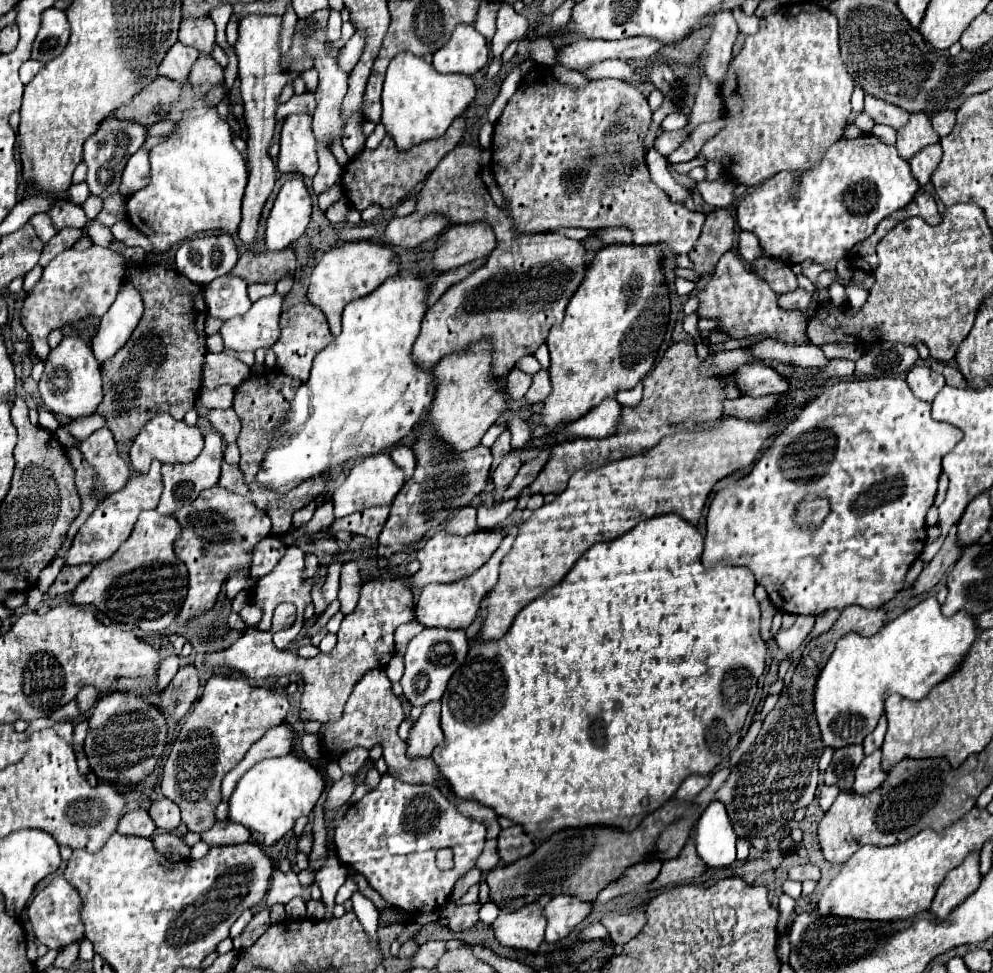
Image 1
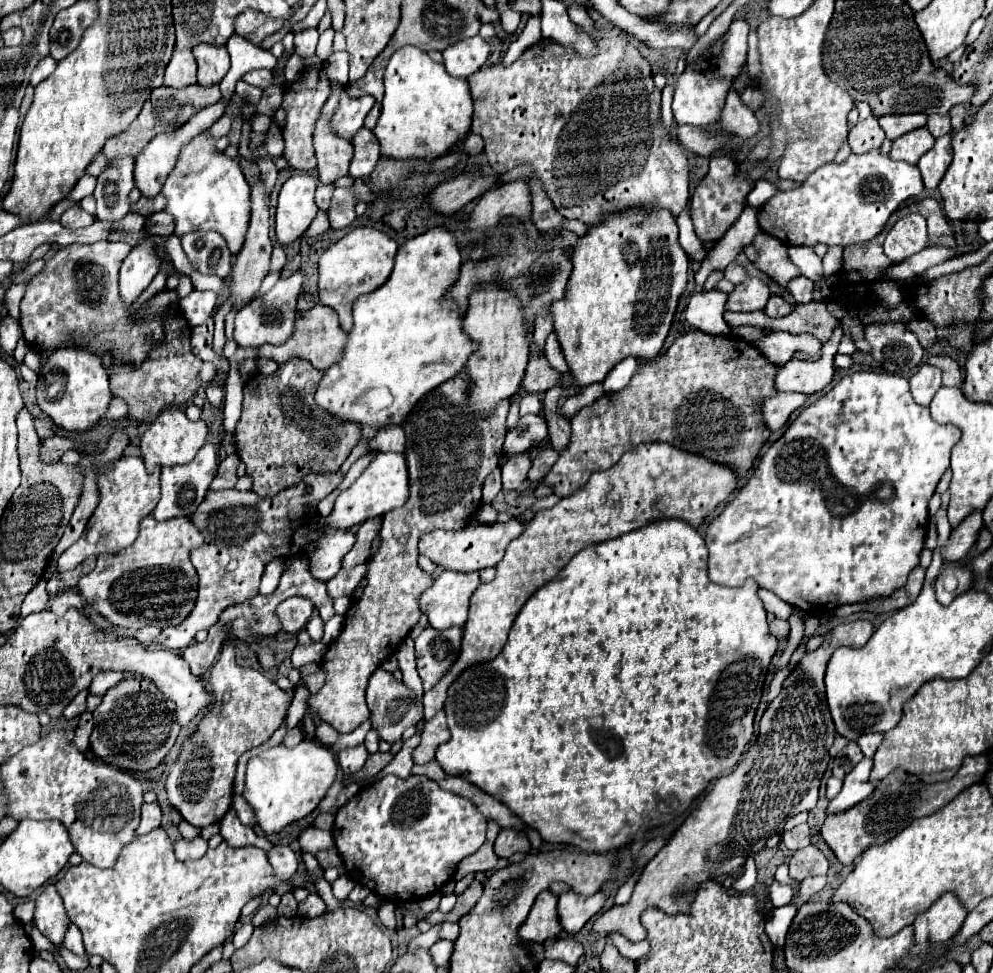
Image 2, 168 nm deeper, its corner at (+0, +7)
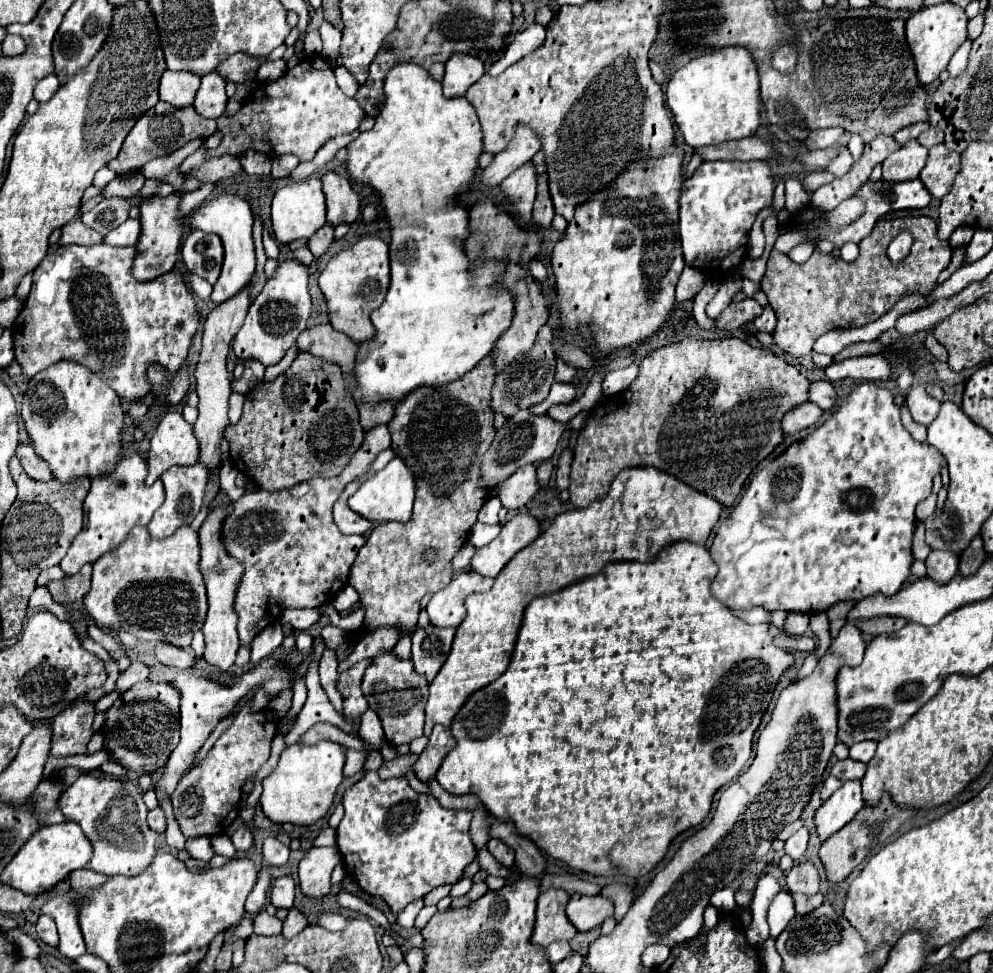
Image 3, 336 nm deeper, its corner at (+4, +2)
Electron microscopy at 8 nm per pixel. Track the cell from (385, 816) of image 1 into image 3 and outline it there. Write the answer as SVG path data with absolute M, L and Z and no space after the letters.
M367 772L345 792L343 806L345 816L337 828L337 846L343 856L345 870L365 892L383 898L391 912L403 910L409 902L423 898L441 884L455 884L461 878L465 866L475 860L477 848L469 832L473 812L443 808L435 796L415 792L405 778L381 780L377 772Z

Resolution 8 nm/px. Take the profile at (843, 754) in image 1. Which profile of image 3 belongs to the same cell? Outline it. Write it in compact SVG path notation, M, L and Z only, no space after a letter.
M845 758L845 760L837 760L831 774L835 778L839 778L841 782L845 780L851 780L851 778L863 778L867 766L863 762L857 762L857 760L851 760L851 758Z

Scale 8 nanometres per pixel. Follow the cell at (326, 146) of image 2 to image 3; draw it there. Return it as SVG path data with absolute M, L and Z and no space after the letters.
M327 172L321 178L323 194L327 200L327 220L337 226L341 222L355 222L359 216L359 196L349 180L337 172Z

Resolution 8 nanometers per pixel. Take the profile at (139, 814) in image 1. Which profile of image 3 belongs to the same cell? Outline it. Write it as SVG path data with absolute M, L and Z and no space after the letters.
M161 808L149 810L147 824L149 824L149 828L151 828L153 832L163 832L163 830L165 830L165 816L163 816L163 810L161 810Z

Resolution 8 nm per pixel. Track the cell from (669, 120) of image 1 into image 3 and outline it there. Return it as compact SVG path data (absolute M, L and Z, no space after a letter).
M745 48L701 52L671 76L665 96L685 142L693 148L751 136L761 124L757 64Z

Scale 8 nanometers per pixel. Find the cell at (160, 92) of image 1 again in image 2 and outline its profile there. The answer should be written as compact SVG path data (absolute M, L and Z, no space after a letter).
M162 85L153 89L149 97L149 103L143 105L139 117L131 123L131 127L121 133L119 137L113 137L107 141L103 153L107 159L117 159L117 157L137 157L141 153L141 147L145 147L145 143L149 143L149 139L153 139L153 135L165 133L165 131L175 131L177 127L183 127L185 121L189 121L197 111L201 111L201 107L213 105L221 99L219 93L219 85L211 85L211 87L201 87L201 85L191 85L185 89L173 89Z

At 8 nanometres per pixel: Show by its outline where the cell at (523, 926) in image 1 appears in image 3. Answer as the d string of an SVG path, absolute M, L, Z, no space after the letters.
M545 890L539 894L531 944L549 946L551 942L571 940L577 934L577 930L565 916L567 902L569 894L565 890Z

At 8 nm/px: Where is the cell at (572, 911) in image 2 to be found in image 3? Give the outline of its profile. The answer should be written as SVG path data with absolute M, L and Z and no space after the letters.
M571 894L565 912L567 912L569 922L579 932L587 932L587 930L603 924L603 920L613 914L613 902L603 896Z

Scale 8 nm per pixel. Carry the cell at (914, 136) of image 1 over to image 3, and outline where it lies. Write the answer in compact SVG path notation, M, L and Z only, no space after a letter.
M909 140L883 162L883 178L889 182L913 180L919 176L925 162L927 148L917 144L917 140Z

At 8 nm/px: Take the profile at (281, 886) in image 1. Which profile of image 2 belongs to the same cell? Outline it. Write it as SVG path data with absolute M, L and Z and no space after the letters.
M275 845L271 851L267 851L267 859L279 879L291 879L297 869L297 857L287 845Z

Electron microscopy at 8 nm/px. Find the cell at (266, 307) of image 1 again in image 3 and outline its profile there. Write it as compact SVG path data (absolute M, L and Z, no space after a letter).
M285 260L279 264L275 276L265 282L261 294L253 300L243 326L233 338L233 352L237 358L255 358L265 366L273 366L285 356L285 352L295 344L297 336L305 330L305 322L311 314L307 280L307 266L299 264L297 260Z

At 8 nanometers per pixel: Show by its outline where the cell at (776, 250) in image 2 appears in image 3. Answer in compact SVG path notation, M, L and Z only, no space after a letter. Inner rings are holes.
M905 216L895 218L885 226L875 226L863 244L859 244L859 256L853 262L815 250L807 262L795 264L787 254L771 252L761 288L777 314L777 328L773 332L775 344L795 358L805 356L821 334L835 328L865 326L893 308L907 292L929 294L949 262L949 240L937 238L937 224L929 216ZM905 228L913 232L914 242L907 258L893 264L887 260L885 248L889 240Z

